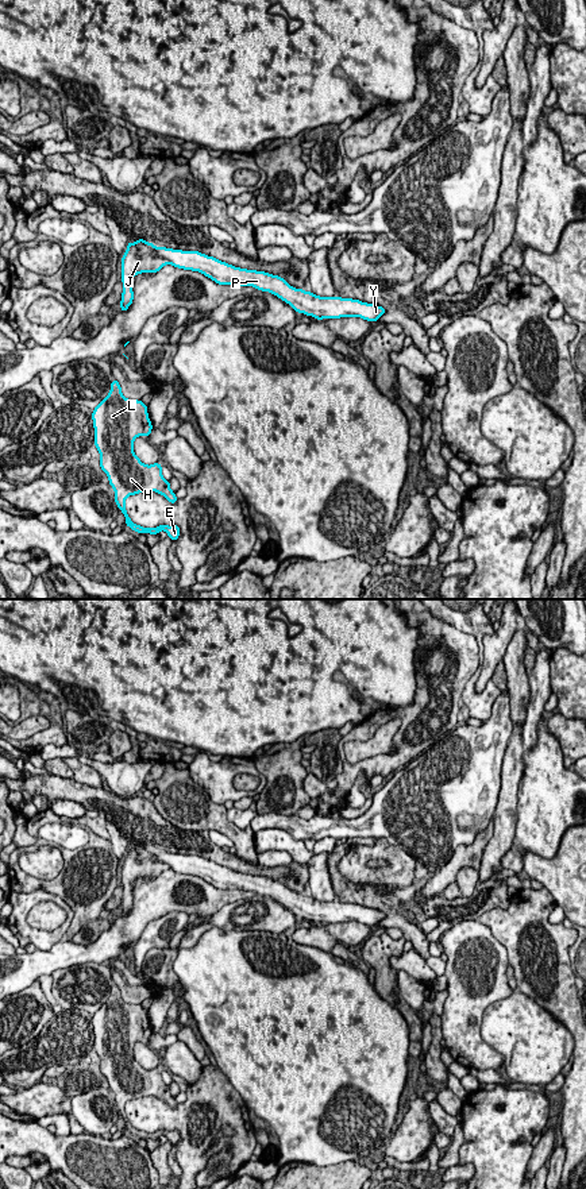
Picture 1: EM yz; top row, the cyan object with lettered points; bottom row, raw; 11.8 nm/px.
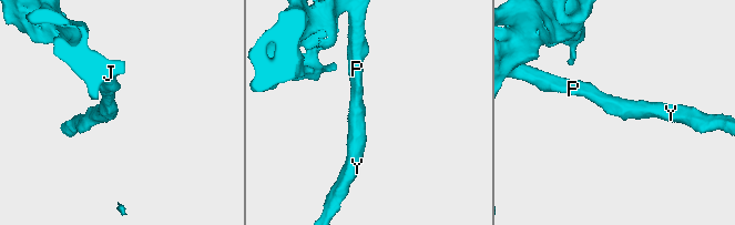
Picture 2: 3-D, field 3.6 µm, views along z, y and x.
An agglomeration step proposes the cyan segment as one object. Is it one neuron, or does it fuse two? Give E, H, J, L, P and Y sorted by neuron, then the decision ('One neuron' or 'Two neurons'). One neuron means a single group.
Groups: E H J L / P Y. Two neurons

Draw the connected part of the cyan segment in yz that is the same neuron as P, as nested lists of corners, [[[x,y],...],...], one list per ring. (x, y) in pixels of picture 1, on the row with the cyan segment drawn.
[[[154,247],[153,255],[167,259],[174,267],[198,271],[219,285],[254,286],[257,290],[270,292],[297,313],[312,316],[316,320],[355,316],[367,321],[378,321],[386,313],[385,308],[359,300],[320,297],[290,286],[278,275],[235,267],[198,251]]]

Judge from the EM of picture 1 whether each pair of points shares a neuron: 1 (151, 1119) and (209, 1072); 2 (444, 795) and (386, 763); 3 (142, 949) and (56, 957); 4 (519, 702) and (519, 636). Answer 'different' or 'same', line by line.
1: same
2: different
3: different
4: same

